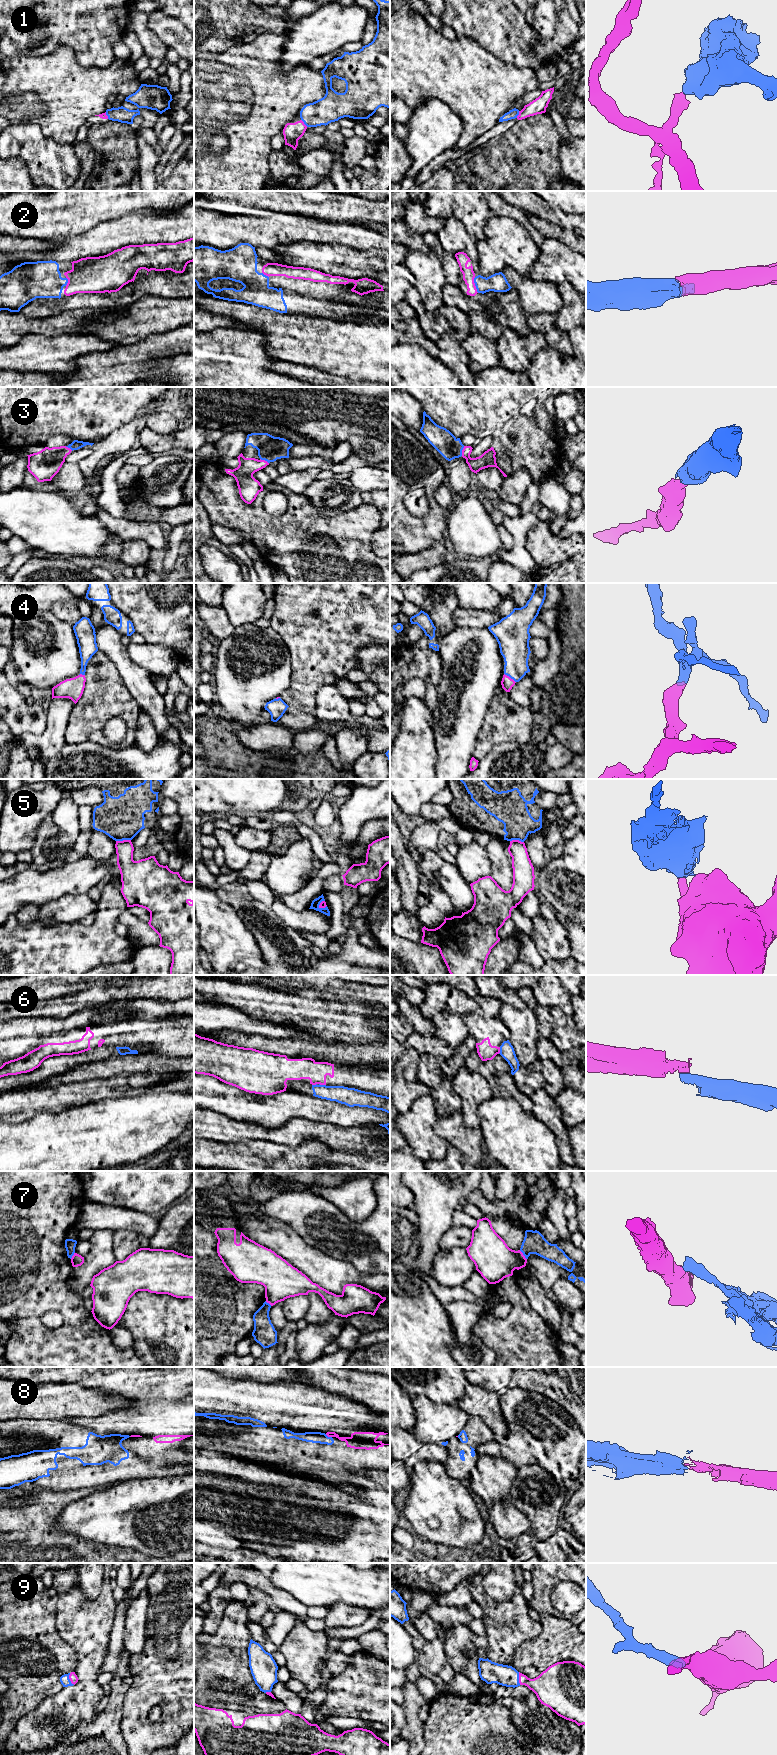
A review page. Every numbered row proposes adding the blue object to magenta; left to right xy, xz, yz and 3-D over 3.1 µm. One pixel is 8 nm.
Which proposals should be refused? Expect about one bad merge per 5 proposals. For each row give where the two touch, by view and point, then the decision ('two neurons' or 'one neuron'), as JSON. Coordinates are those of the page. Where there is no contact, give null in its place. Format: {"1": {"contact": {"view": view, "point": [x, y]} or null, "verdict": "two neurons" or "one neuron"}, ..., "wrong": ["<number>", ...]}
{"1": {"contact": {"view": "xz", "point": [303, 123]}, "verdict": "two neurons"}, "2": {"contact": {"view": "yz", "point": [474, 285]}, "verdict": "one neuron"}, "3": {"contact": {"view": "yz", "point": [462, 451]}, "verdict": "one neuron"}, "4": {"contact": {"view": "yz", "point": [509, 677]}, "verdict": "one neuron"}, "5": {"contact": {"view": "xy", "point": [123, 840]}, "verdict": "two neurons"}, "6": {"contact": {"view": "xz", "point": [322, 1084]}, "verdict": "two neurons"}, "7": {"contact": {"view": "yz", "point": [523, 1255]}, "verdict": "two neurons"}, "8": {"contact": {"view": "xz", "point": [328, 1436]}, "verdict": "one neuron"}, "9": {"contact": {"view": "xy", "point": [69, 1678]}, "verdict": "one neuron"}, "wrong": ["1", "5", "6", "7"]}

